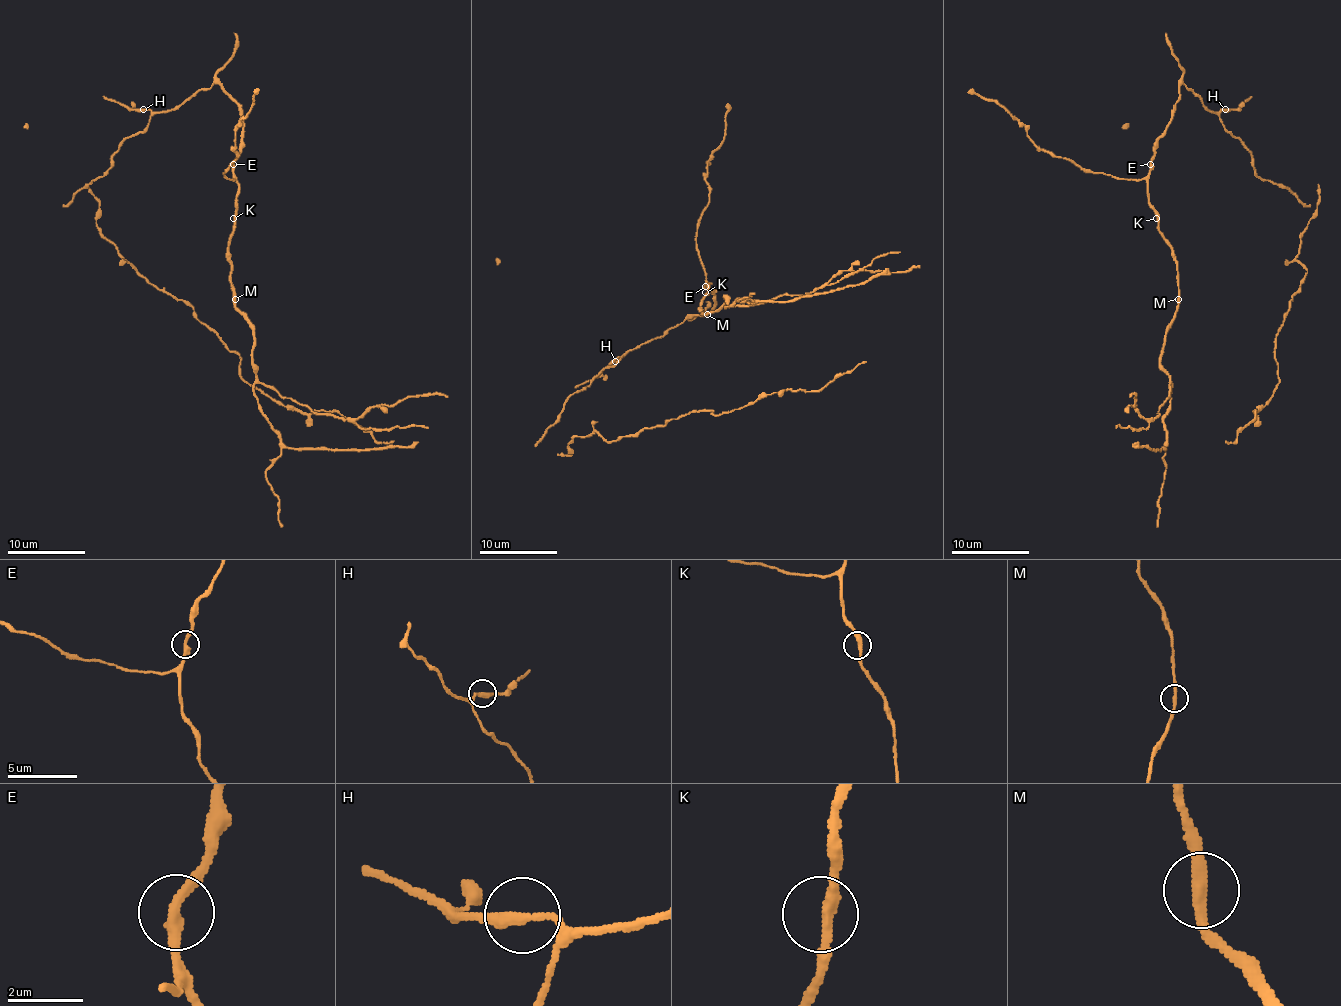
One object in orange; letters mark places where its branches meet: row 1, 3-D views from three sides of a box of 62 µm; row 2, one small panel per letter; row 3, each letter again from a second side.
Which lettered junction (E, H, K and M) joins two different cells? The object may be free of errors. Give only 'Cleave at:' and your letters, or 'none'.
Cleave at: none

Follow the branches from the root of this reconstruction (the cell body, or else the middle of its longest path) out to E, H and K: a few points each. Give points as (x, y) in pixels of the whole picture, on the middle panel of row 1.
E: (629, 349), (662, 337), (691, 316), (703, 316), (709, 312), (715, 304), (715, 296), (705, 286)
H: (629, 349), (615, 361)
K: (629, 349), (662, 337), (691, 316), (709, 312), (715, 296), (705, 286), (711, 284), (705, 292)

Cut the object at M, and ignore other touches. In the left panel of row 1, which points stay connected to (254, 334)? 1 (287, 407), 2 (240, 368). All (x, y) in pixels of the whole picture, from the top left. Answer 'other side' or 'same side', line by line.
1: other side
2: other side

